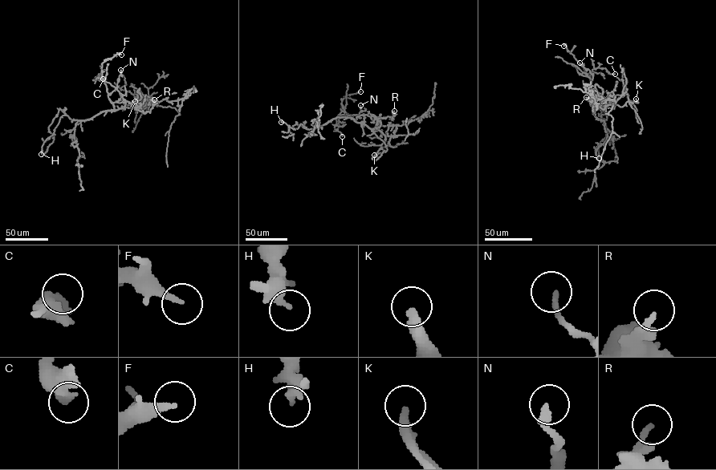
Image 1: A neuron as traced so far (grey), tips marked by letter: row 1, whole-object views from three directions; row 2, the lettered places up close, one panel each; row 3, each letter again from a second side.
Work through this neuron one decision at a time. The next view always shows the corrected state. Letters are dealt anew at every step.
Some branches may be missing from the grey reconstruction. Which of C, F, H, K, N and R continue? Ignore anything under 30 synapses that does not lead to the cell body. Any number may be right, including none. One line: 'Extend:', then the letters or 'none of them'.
Extend: K

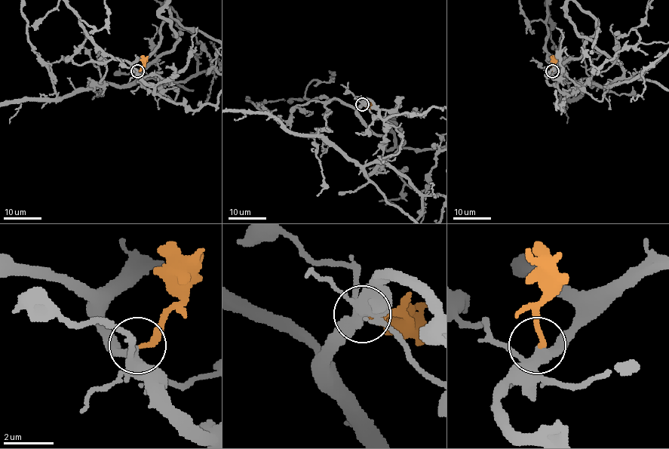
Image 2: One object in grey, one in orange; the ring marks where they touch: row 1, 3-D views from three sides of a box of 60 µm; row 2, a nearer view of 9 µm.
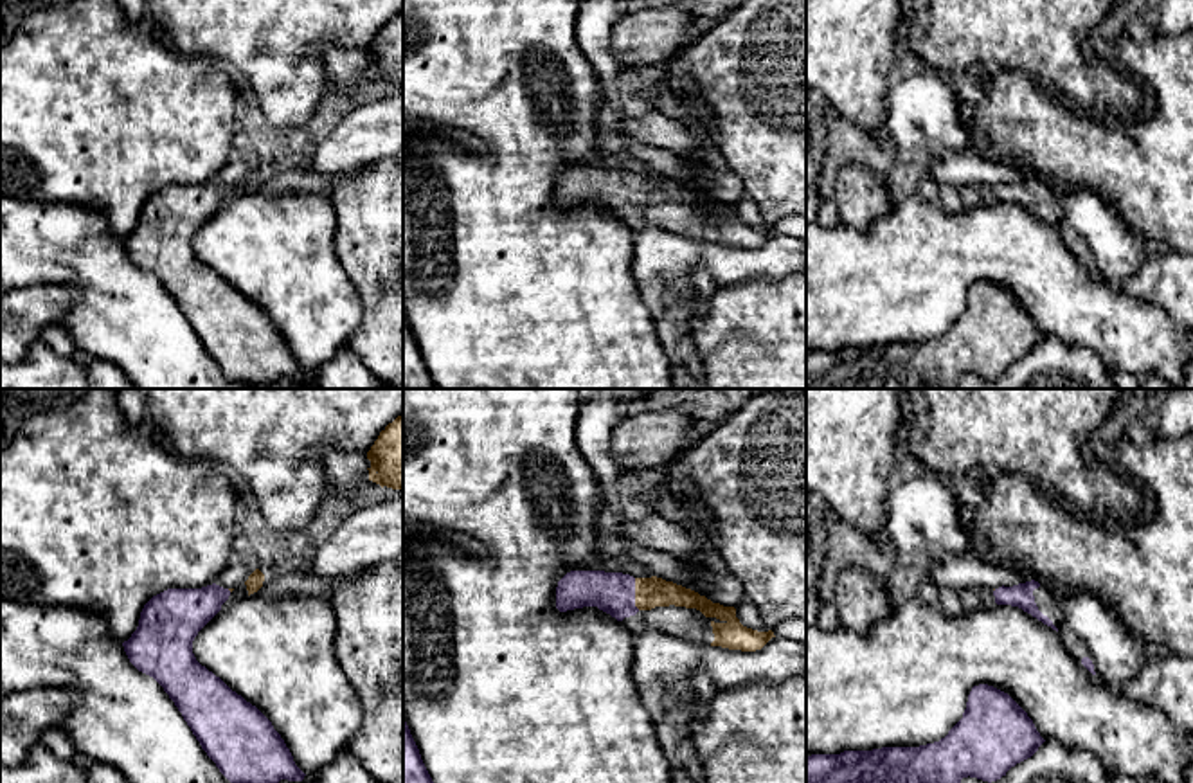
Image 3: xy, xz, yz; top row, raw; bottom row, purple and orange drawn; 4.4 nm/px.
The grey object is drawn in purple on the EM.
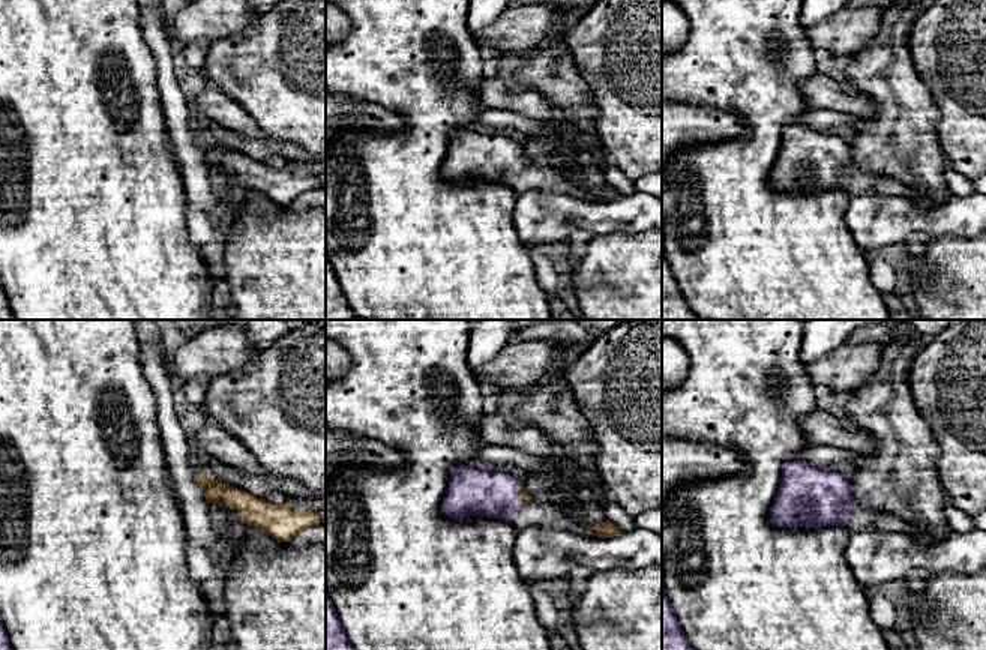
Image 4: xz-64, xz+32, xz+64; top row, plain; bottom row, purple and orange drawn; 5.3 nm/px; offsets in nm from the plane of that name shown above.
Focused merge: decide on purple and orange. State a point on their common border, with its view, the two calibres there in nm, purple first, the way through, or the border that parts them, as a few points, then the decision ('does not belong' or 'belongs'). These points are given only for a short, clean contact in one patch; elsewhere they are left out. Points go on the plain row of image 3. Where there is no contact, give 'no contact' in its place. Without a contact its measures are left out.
contact xz (634, 191); calibres 190 and 140 nm; way xz (614, 189), (634, 191), (650, 189); belongs

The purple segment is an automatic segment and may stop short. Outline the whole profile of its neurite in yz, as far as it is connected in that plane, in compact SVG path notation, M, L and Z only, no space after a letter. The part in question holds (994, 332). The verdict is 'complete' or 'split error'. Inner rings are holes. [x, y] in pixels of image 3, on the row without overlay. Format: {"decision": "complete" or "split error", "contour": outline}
{"decision": "complete", "contour": "M979 281L968 292L963 315L939 338L806 353L806 389L959 389L963 374L997 378L1031 355L1044 338L1033 317L1008 290Z"}

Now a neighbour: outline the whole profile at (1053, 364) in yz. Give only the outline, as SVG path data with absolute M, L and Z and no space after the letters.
M1054 337L1011 364L997 378L963 374L959 389L1117 389L1114 374L1085 347L1063 344Z

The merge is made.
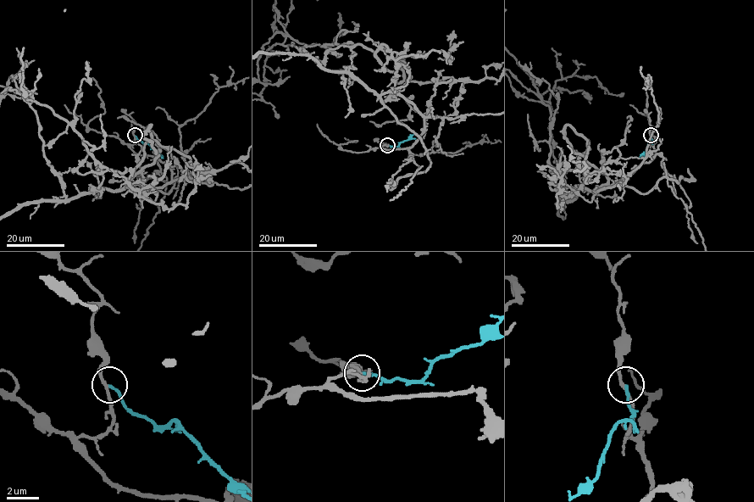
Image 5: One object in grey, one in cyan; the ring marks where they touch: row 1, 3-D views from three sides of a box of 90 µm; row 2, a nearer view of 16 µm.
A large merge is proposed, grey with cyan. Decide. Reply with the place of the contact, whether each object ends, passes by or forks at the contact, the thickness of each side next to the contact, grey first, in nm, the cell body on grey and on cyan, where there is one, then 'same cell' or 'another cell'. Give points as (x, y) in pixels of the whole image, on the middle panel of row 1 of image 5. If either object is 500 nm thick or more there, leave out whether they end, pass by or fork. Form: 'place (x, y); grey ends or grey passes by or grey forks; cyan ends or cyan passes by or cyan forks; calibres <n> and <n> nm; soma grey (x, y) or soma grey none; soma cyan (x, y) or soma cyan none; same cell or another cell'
place (387, 145); grey passes by; cyan ends; calibres 180 and 190 nm; soma grey none; soma cyan none; another cell

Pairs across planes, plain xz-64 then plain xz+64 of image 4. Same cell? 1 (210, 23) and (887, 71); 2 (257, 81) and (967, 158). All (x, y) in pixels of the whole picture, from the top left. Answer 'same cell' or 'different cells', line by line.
1: different cells
2: same cell

